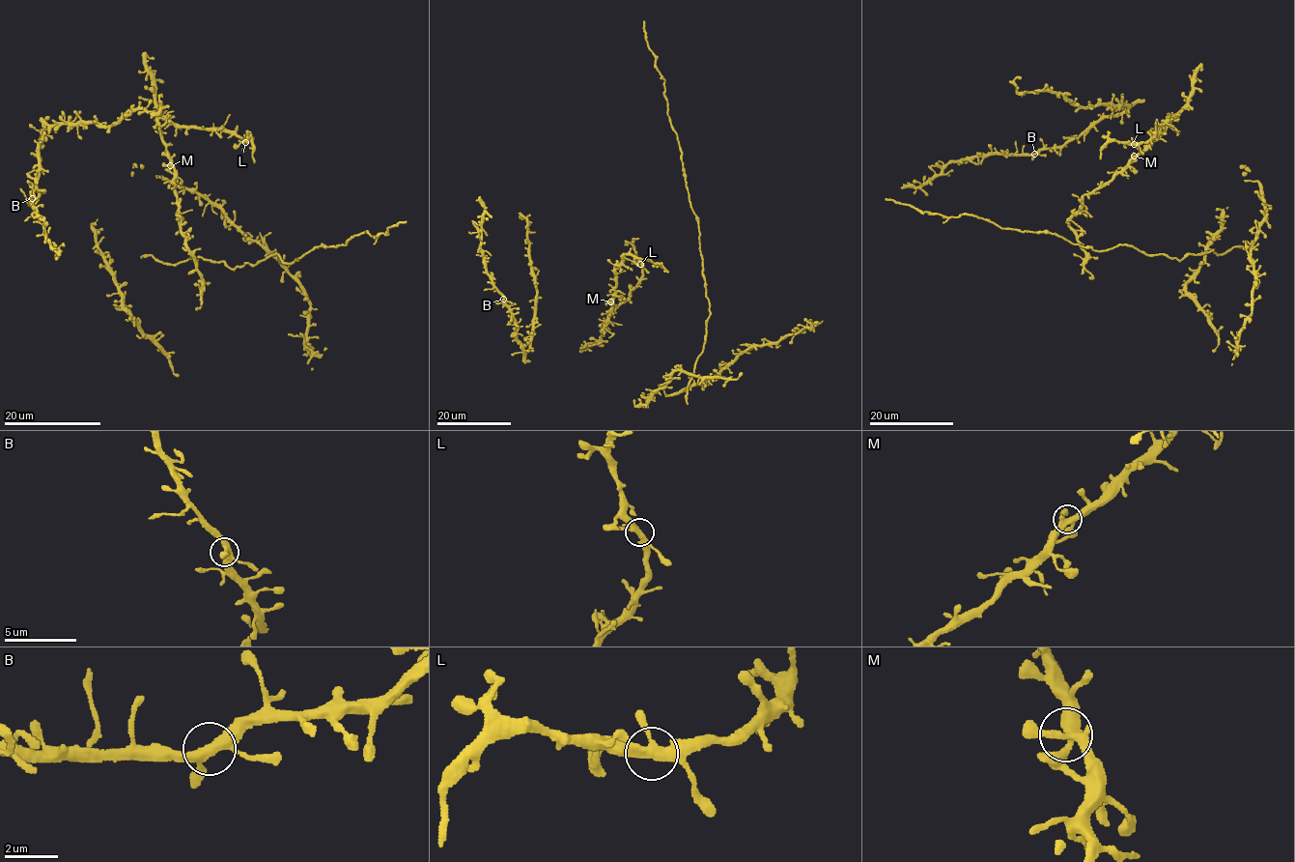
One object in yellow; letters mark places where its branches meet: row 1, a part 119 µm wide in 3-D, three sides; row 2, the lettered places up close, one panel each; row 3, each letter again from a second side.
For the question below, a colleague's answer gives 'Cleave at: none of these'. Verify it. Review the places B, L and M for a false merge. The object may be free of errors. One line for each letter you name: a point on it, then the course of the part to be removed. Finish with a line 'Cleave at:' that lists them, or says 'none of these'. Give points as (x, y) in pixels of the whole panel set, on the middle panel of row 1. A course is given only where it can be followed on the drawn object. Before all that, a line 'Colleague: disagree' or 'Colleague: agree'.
Colleague: agree
Cleave at: none of these

